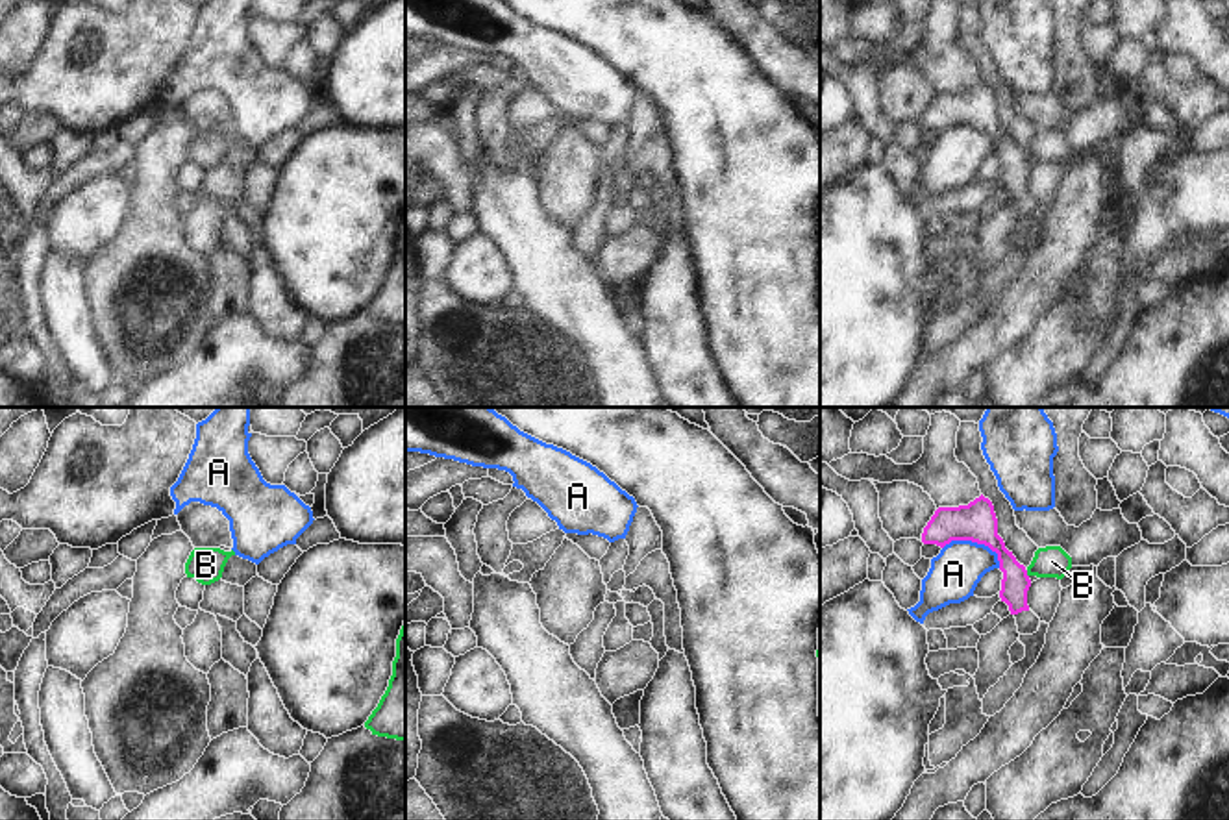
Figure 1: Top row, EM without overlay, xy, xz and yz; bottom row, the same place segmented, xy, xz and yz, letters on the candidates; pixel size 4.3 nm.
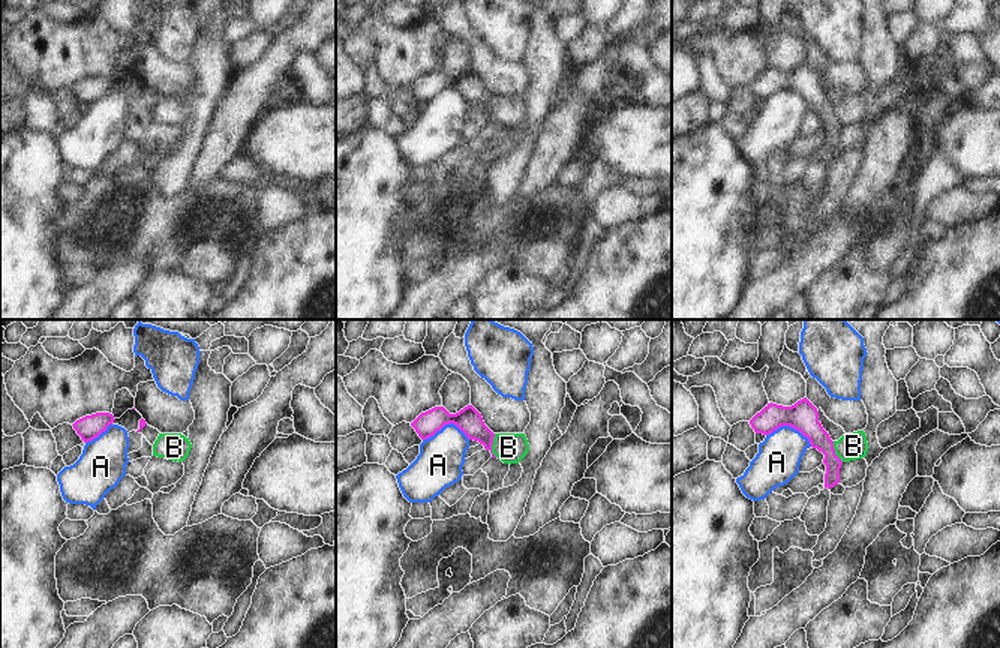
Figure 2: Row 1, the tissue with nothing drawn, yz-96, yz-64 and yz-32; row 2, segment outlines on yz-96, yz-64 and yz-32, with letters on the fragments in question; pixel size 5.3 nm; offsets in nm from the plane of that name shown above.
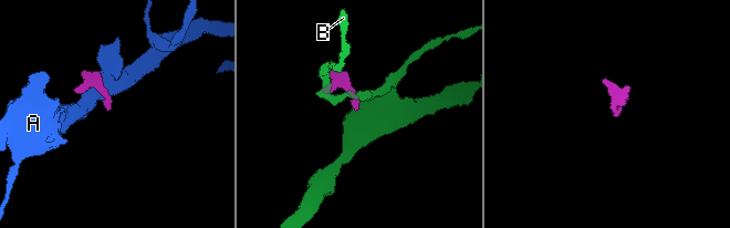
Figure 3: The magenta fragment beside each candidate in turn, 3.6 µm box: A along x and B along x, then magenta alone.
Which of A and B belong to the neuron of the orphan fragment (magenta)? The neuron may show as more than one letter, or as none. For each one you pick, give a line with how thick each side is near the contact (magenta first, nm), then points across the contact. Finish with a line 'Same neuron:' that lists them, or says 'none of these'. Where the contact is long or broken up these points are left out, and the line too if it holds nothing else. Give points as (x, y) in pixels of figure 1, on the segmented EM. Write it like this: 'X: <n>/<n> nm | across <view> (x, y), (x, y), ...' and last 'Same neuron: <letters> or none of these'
Same neuron: none of these

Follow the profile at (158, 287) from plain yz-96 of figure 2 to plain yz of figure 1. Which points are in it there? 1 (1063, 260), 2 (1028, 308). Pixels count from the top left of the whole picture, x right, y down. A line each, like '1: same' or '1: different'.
1: different
2: different

